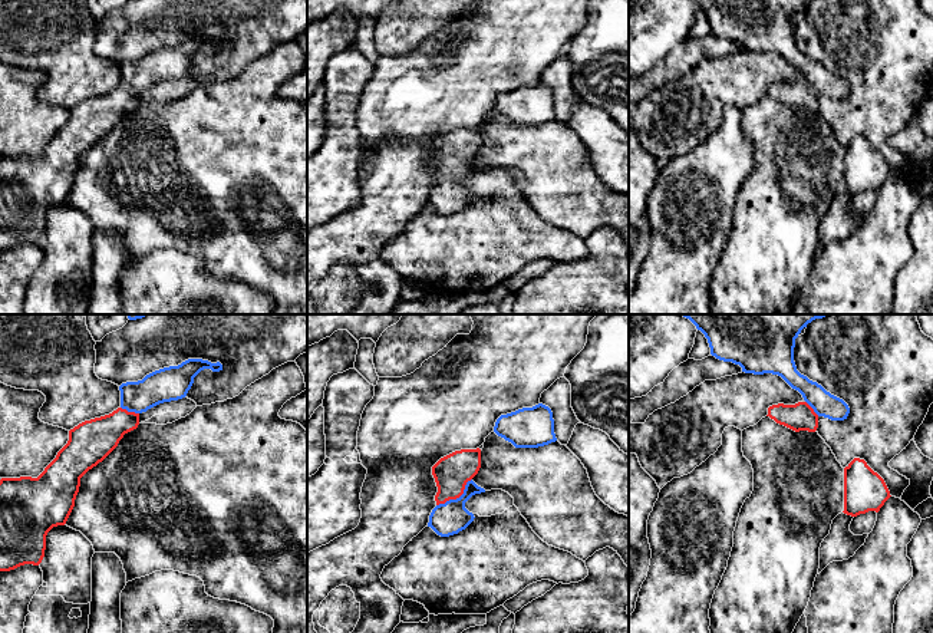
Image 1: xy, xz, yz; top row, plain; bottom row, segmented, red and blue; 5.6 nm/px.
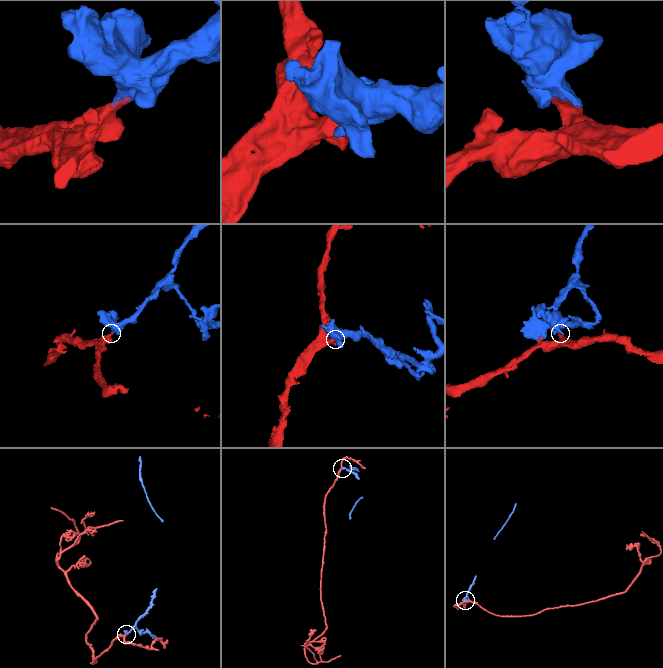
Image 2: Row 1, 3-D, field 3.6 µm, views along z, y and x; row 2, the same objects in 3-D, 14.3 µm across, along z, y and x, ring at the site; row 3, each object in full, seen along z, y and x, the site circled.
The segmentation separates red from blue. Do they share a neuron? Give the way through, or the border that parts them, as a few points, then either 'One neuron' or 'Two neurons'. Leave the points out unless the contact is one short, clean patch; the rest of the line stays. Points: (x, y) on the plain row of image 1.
One neuron

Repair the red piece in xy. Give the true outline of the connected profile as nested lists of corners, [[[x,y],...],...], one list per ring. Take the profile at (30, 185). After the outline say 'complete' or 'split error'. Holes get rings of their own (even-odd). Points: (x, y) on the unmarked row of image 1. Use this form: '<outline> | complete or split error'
[[[188,37],[146,53],[142,59],[119,65],[121,85],[109,93],[85,99],[69,109],[67,122],[37,155],[0,158],[0,250],[10,250],[24,243],[39,244],[44,235],[46,214],[57,204],[65,204],[79,171],[80,156],[102,141],[119,122],[125,112],[139,103],[139,93],[148,88],[187,75],[194,56],[204,47],[222,49],[220,40]]] | split error

